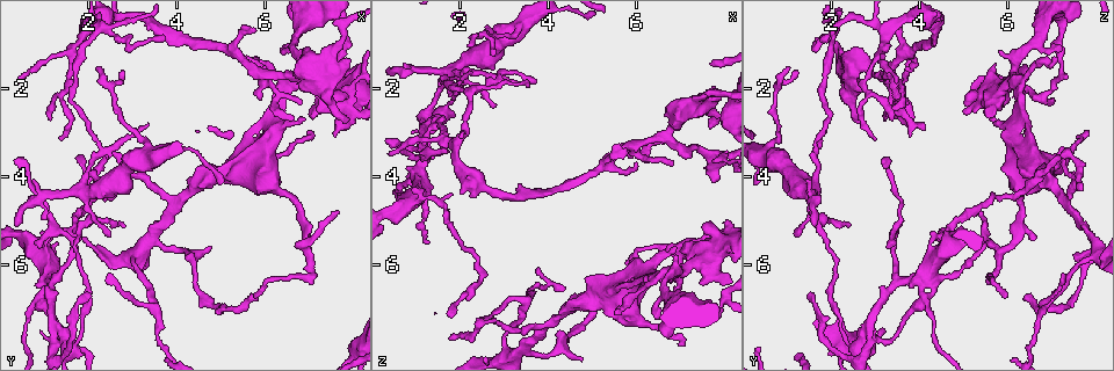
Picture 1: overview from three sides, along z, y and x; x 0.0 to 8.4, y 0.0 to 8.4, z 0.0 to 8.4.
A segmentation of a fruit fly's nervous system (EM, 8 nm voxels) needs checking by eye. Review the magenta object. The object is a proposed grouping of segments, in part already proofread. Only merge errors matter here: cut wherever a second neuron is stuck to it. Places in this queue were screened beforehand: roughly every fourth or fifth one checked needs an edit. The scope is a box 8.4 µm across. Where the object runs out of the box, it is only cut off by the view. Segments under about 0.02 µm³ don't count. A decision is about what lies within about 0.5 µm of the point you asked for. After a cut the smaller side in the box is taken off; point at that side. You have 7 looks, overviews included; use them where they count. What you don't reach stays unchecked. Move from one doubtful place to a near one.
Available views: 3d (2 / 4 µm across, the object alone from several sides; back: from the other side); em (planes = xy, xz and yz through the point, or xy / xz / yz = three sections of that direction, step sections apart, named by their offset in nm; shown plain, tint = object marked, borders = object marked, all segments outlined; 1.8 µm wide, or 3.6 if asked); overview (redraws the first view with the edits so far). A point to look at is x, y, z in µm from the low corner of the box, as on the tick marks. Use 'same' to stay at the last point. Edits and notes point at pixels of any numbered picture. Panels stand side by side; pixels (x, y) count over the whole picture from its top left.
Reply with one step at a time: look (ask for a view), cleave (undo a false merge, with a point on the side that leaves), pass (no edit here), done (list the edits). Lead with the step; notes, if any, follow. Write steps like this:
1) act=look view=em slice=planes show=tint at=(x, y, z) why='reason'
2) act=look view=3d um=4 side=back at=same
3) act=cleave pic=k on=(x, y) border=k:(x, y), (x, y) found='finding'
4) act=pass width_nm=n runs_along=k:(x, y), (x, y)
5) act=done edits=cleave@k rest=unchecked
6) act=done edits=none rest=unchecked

act=look view=3d um=4 side=back at=(2.80, 3.90, 1.00) why='sharp bend'

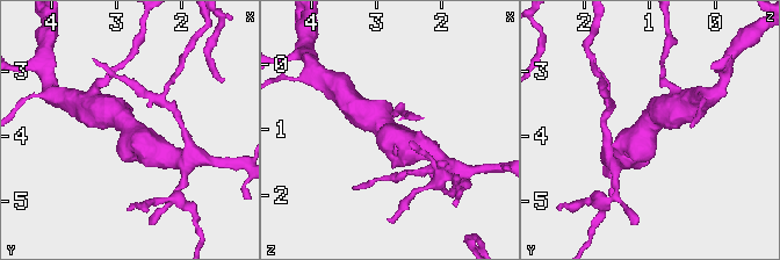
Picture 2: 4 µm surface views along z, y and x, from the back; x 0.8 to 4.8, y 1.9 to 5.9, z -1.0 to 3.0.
act=look view=em slice=planes show=tint at=(2.75, 3.95, 1.05) why='shape alone is not enough'

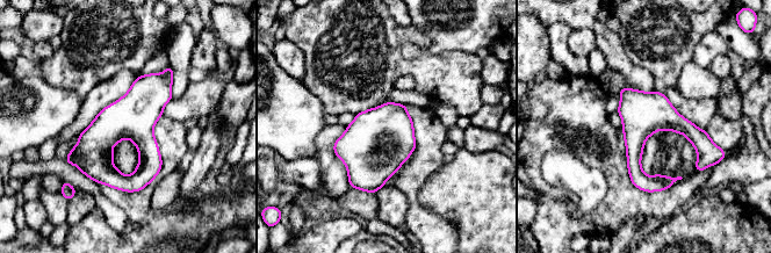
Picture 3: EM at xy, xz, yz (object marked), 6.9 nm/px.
act=pass width_nm=300 runs_along=3:(167, 72), (123, 118), (70, 159) found='all the same neuron'

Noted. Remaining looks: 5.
act=look view=em slice=xz step=4 show=borders at=(2.20, 0.60, 2.05) why='abrupt turn'

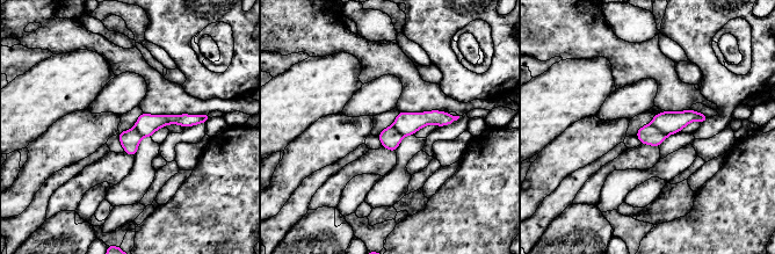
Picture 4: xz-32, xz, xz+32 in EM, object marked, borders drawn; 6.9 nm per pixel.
act=cleave pic=4 on=(667, 122) found='two neurons meet here'

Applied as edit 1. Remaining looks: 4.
act=look view=overview why='redraw'

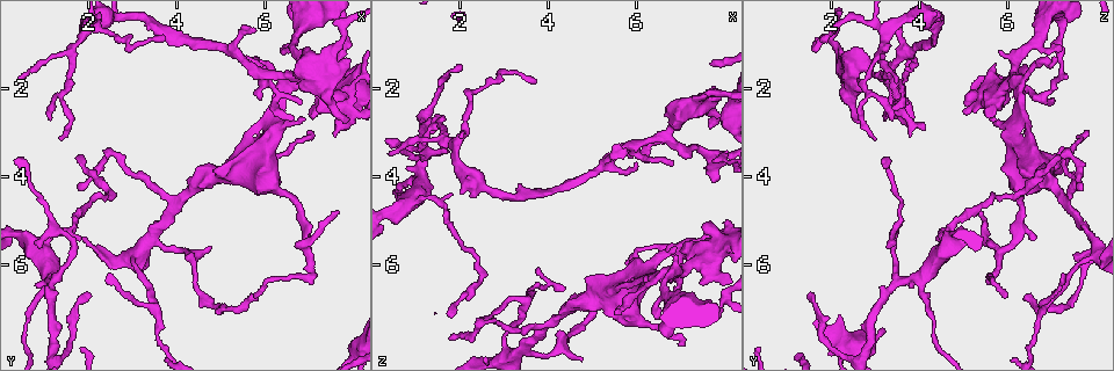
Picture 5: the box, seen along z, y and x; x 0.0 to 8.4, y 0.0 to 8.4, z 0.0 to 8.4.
act=look view=em slice=xz step=16 show=tint at=(7.75, 2.45, 3.50) why='branch point'

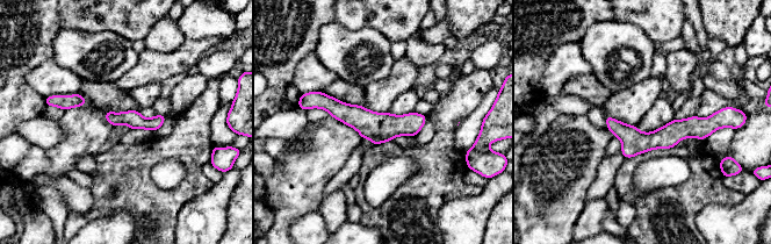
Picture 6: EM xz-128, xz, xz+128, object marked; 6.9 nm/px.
act=pass runs_along=6:(318, 99), (367, 123), (423, 119) found='one neuron here'

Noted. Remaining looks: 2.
act=done edits=cleave@4 rest=unchecked

